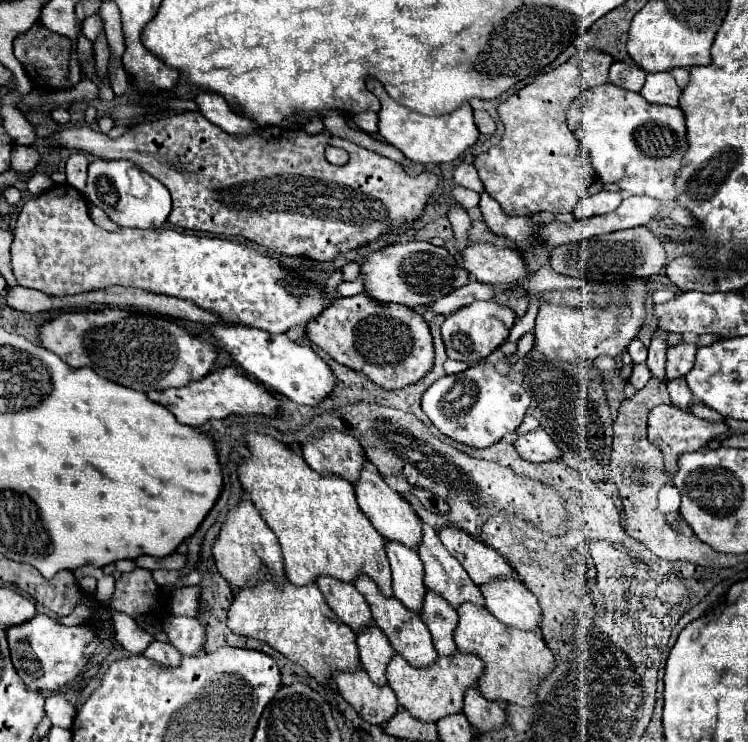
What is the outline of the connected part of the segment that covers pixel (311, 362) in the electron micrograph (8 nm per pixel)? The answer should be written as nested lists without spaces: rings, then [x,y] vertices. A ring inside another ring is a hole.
[[[210,324],[208,332],[216,338],[220,348],[236,352],[234,362],[266,388],[284,394],[296,404],[318,406],[324,398],[332,394],[338,380],[328,370],[328,364],[310,348],[292,342],[286,334],[270,334],[260,328],[242,326],[242,324]]]

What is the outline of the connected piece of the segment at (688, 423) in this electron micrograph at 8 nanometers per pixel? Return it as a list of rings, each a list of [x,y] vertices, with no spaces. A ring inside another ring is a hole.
[[[656,406],[650,412],[650,420],[648,420],[648,436],[652,442],[656,442],[662,452],[664,452],[664,462],[666,462],[666,470],[670,474],[674,474],[678,470],[678,458],[684,452],[696,452],[700,450],[704,444],[708,444],[714,436],[722,436],[728,432],[728,426],[724,422],[710,422],[710,420],[702,420],[692,416],[690,412],[684,412],[676,406]]]

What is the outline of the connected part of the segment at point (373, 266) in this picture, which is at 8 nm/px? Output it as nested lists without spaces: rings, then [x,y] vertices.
[[[396,242],[382,250],[366,256],[360,274],[364,276],[366,294],[380,304],[402,304],[412,310],[436,302],[440,296],[454,292],[456,288],[468,284],[470,274],[458,266],[446,248],[438,248],[430,242]]]

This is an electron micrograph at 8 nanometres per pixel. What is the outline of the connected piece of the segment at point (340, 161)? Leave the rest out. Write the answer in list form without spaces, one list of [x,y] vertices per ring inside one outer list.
[[[330,145],[326,147],[327,147],[327,150],[325,150],[325,155],[327,160],[330,163],[338,166],[341,166],[347,163],[349,156],[345,150],[339,149]]]

